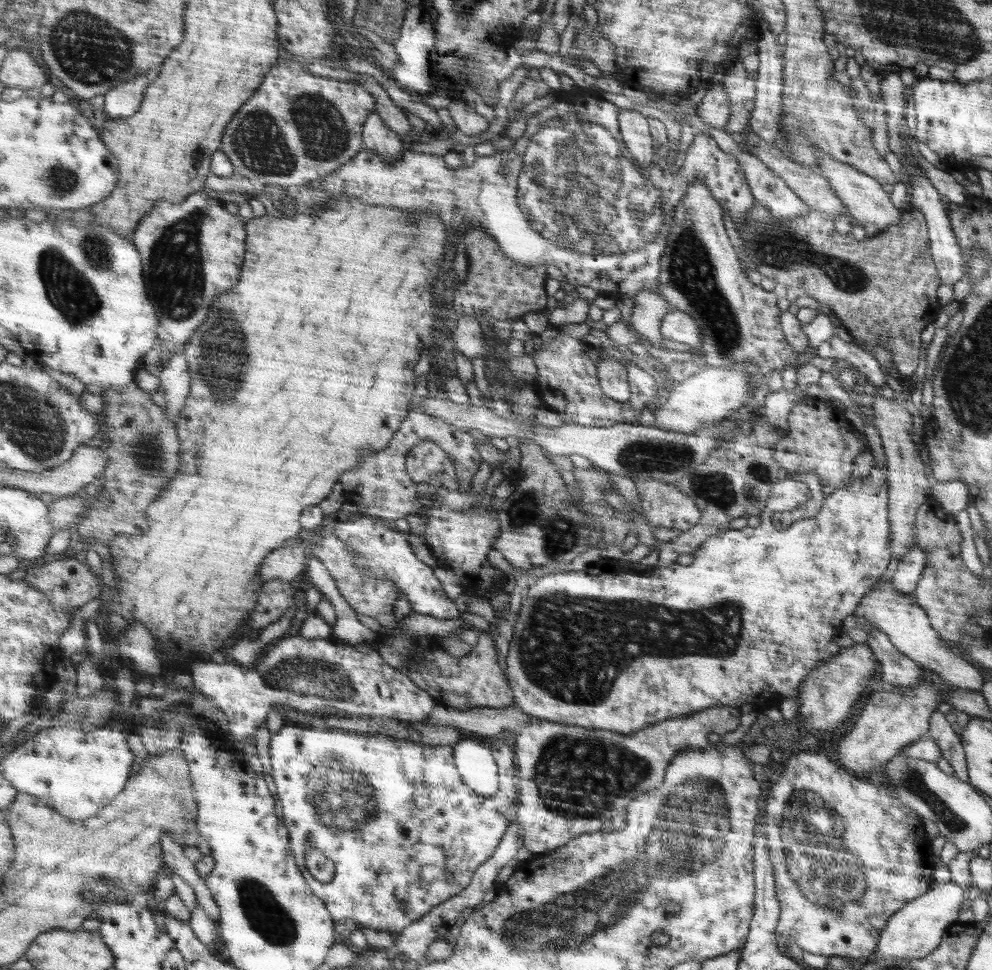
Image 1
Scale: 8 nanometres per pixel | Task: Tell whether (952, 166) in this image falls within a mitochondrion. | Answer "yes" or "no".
no

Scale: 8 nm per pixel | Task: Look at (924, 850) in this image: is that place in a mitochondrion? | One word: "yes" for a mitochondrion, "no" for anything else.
no

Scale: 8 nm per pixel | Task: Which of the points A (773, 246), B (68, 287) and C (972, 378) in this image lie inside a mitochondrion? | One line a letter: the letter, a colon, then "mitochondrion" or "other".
A: mitochondrion
B: mitochondrion
C: mitochondrion

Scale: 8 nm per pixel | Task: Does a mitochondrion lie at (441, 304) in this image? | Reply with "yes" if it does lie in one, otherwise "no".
no

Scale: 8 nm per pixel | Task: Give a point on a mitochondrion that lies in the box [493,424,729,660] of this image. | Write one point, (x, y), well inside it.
(534, 512)

